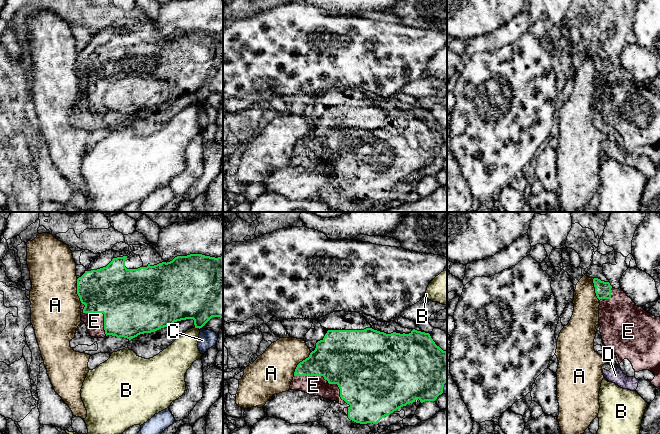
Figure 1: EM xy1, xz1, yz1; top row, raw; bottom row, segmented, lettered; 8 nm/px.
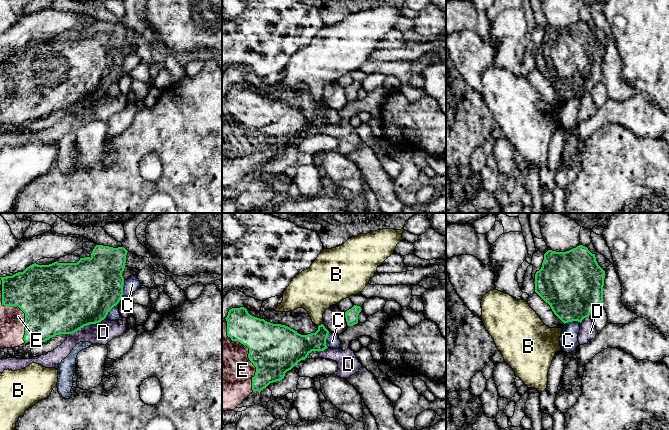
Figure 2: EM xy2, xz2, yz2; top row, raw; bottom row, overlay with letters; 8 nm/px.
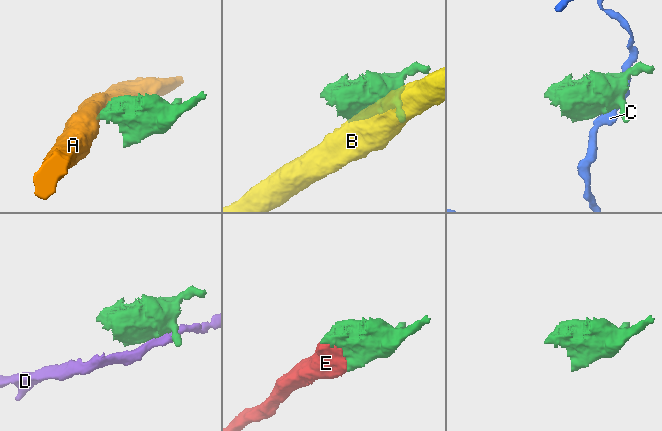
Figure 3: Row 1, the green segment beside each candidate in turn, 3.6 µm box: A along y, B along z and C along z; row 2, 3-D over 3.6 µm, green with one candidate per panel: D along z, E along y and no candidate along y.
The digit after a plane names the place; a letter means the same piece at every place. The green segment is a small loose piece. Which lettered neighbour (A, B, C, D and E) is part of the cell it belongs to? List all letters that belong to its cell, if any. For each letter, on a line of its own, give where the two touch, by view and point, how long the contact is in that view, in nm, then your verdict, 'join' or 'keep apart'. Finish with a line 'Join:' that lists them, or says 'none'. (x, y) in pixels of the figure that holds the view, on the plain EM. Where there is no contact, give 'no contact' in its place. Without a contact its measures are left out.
A: xz1 (299, 139) | 240 nm | keep apart
B: xy1 (197, 103) | 50 nm | keep apart
C: xy2 (120, 75) | 340 nm | keep apart
D: xy2 (87, 100) | 320 nm | keep apart
E: xz2 (249, 126) | 650 nm | join
Join: E

